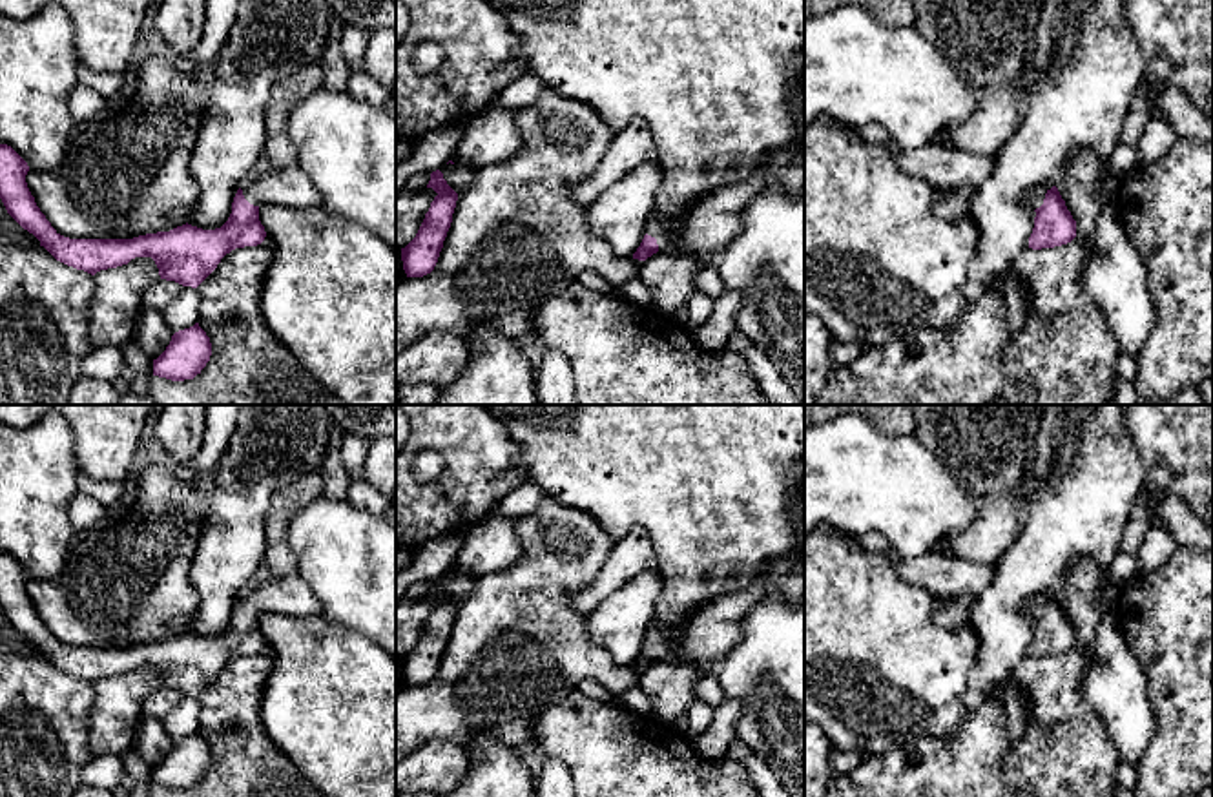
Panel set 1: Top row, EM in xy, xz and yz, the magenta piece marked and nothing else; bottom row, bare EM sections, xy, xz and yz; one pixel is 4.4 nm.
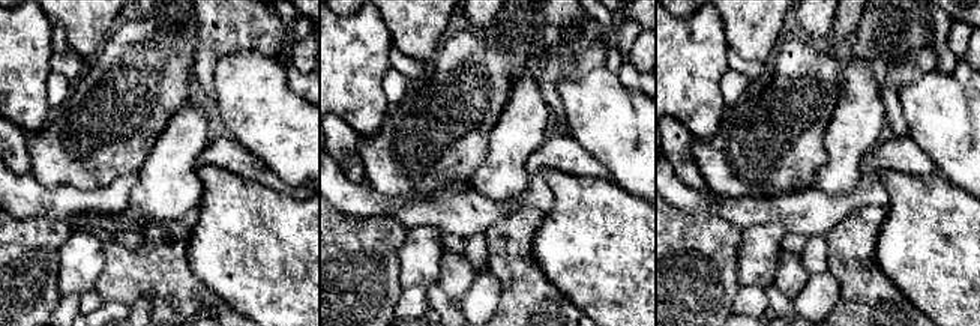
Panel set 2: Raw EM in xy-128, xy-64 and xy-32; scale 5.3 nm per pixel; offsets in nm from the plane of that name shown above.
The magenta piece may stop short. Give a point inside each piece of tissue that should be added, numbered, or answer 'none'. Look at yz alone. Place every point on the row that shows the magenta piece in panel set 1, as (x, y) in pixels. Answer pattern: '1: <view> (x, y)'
1: yz (1035, 197)

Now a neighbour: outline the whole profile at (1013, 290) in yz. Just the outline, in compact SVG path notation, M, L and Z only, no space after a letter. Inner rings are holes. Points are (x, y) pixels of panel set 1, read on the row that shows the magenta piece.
M1003 275L992 281L987 292L996 292L1003 299L1003 310L1012 332L1018 332L1027 316L1031 290L1020 277Z

